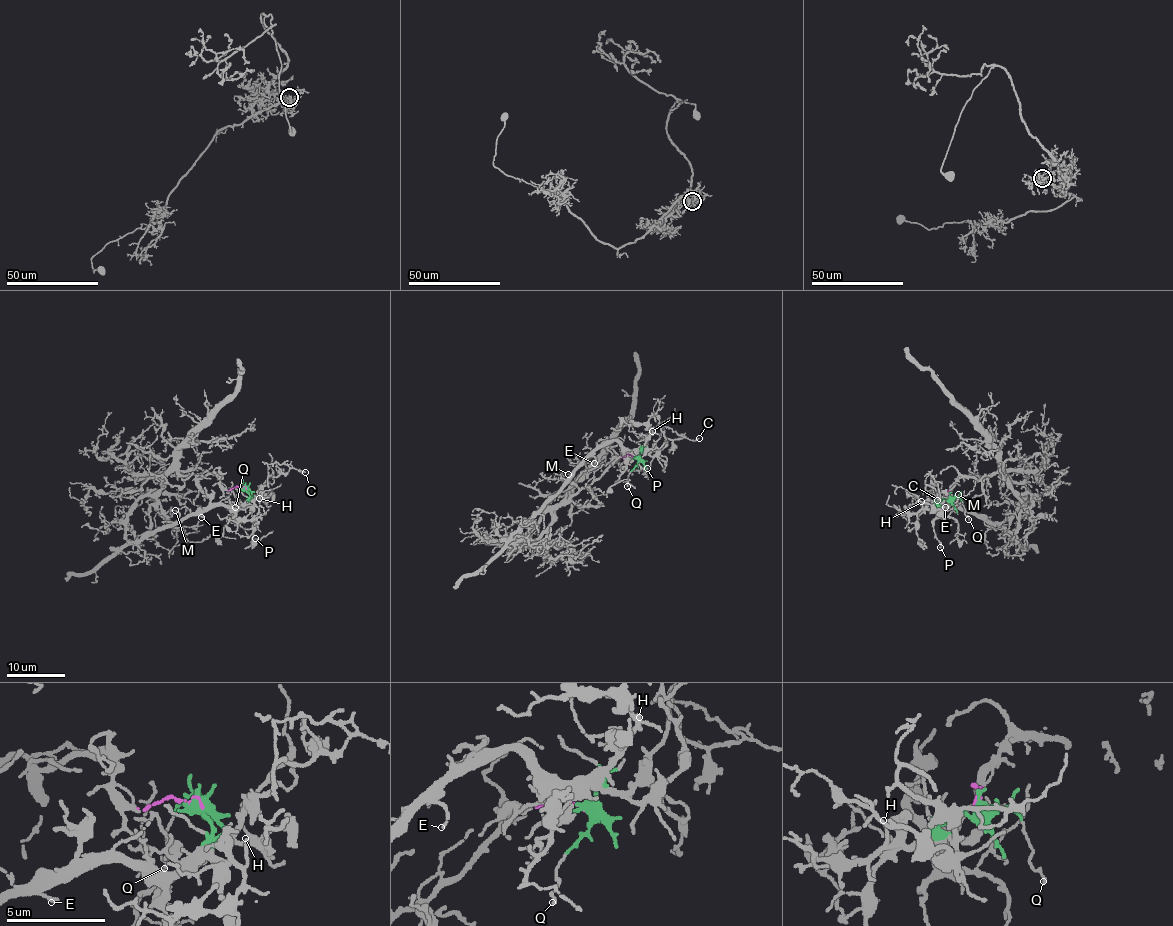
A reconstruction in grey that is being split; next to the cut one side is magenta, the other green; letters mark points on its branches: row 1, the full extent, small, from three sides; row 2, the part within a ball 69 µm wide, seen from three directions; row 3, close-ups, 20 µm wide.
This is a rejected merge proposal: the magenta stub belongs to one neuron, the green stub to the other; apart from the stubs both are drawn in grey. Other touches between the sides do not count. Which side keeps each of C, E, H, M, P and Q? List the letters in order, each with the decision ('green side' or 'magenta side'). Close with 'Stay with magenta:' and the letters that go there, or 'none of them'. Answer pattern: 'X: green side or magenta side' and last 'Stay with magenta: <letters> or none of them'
C: green side
E: green side
H: green side
M: green side
P: green side
Q: green side
Stay with magenta: none of them

